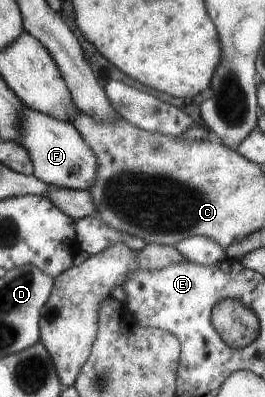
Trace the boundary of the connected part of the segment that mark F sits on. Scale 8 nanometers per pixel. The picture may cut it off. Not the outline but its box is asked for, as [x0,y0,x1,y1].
[21,108,97,190]

